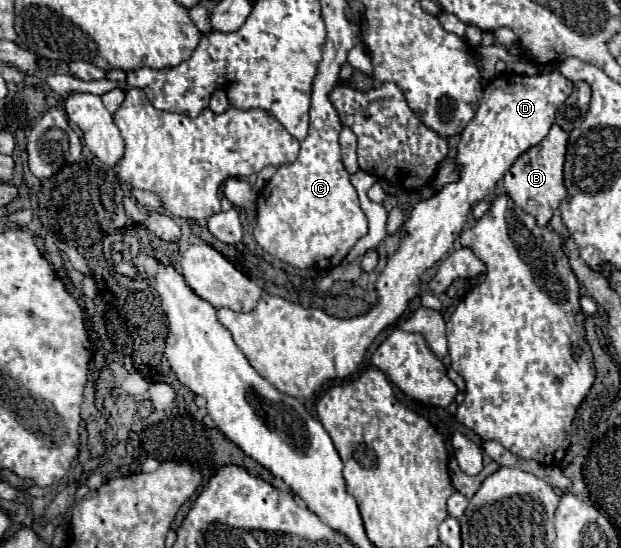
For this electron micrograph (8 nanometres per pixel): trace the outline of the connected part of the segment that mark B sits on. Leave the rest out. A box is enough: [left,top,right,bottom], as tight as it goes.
[503,124,567,228]

